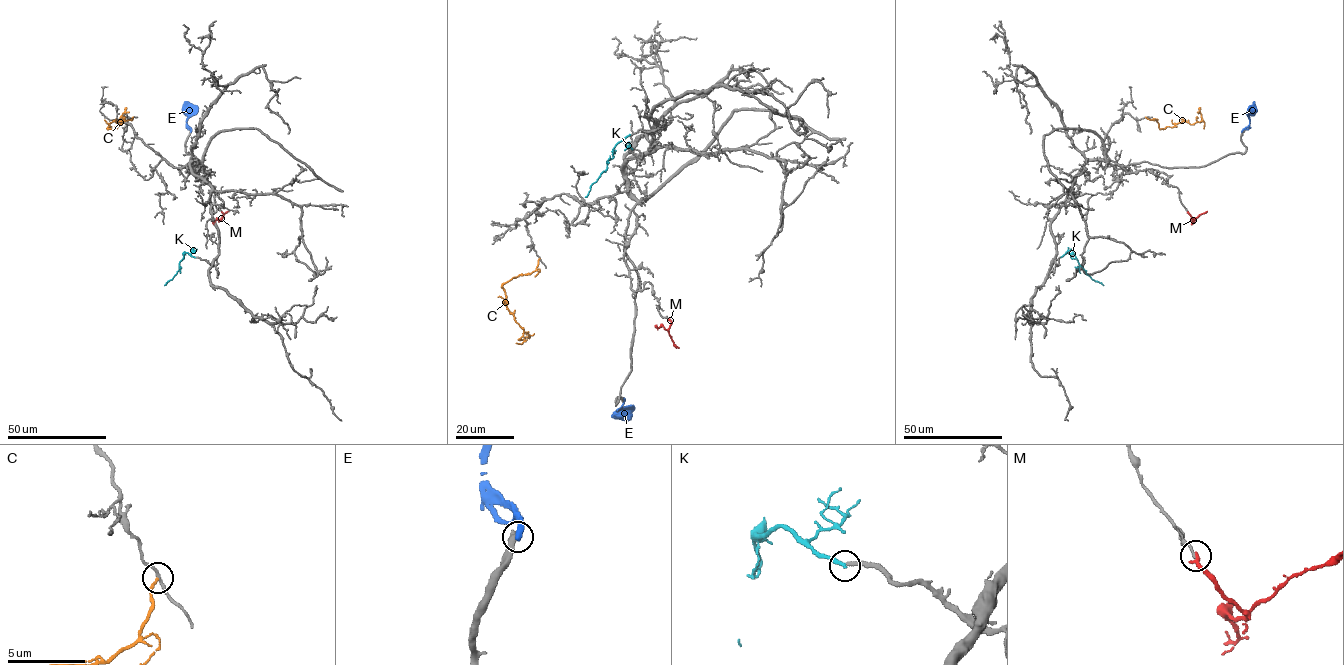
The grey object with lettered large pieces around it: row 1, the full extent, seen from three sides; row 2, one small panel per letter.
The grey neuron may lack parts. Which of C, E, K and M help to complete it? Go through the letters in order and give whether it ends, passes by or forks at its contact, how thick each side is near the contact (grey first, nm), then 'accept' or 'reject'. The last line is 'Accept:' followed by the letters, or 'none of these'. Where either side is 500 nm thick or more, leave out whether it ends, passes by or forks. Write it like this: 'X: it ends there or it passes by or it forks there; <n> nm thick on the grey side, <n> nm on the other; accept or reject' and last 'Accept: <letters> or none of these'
C: it ends there; 180 nm thick on the grey side, 180 nm on the other; reject
E: it ends there; 320 nm thick on the grey side, 440 nm on the other; reject
K: it ends there; 260 nm thick on the grey side, 280 nm on the other; accept
M: it ends there; 170 nm thick on the grey side, 300 nm on the other; reject
Accept: K

